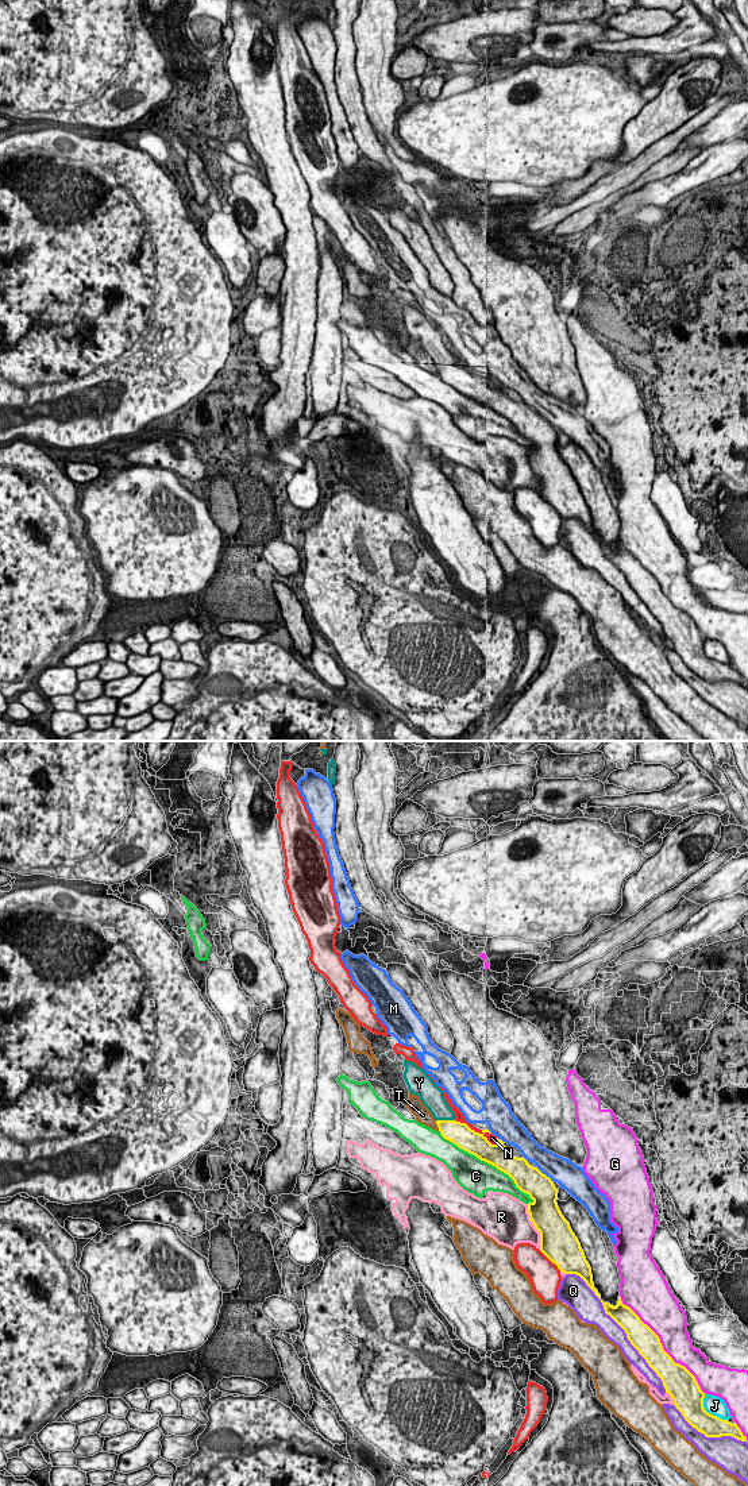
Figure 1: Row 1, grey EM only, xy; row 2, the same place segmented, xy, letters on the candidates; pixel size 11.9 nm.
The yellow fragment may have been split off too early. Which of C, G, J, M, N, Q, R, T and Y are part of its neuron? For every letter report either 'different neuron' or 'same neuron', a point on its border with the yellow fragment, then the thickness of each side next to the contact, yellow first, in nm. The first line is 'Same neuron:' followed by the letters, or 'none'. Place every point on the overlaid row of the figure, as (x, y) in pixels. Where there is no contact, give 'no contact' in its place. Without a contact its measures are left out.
Same neuron: Y
C: different neuron; contact xy (488, 1162); calibres 260 and 400 nm
G: different neuron; contact xy (662, 1346); calibres 300 and 380 nm
J: different neuron; contact xy (706, 1412); calibres 340 and 220 nm
M: different neuron; contact xy (544, 1174); calibres 320 and 320 nm
N: different neuron; contact xy (477, 1133); calibres 280 and 100 nm
Q: different neuron; contact xy (621, 1327); calibres 300 and 200 nm
R: different neuron; contact xy (535, 1227); calibres 380 and 400 nm
T: different neuron; contact xy (438, 1126); calibres 260 and 190 nm
Y: same neuron; contact xy (446, 1120); calibres 280 and 240 nm

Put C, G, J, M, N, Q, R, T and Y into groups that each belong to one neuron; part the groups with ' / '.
C / G / J / M / N / Q / R / T / Y

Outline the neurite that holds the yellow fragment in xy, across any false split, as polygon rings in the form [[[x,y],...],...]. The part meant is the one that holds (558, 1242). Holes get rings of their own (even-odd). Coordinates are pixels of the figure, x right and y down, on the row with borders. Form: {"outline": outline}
{"outline": [[[406,1060],[404,1066],[404,1080],[410,1095],[419,1096],[429,1109],[442,1136],[508,1174],[516,1186],[533,1200],[527,1205],[529,1219],[540,1232],[540,1251],[562,1273],[579,1275],[601,1300],[581,1243],[558,1207],[558,1189],[551,1178],[531,1166],[525,1158],[513,1157],[501,1139],[497,1138],[498,1143],[491,1145],[483,1134],[475,1132],[466,1123],[456,1122],[443,1091],[428,1073]]]}

